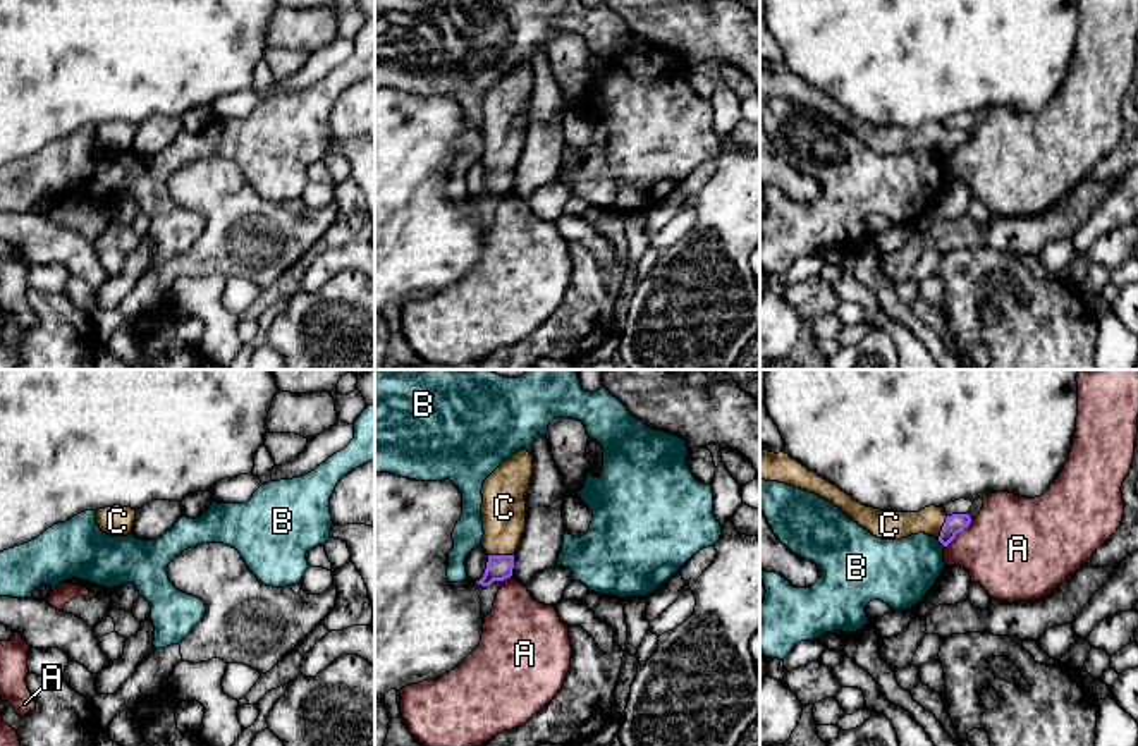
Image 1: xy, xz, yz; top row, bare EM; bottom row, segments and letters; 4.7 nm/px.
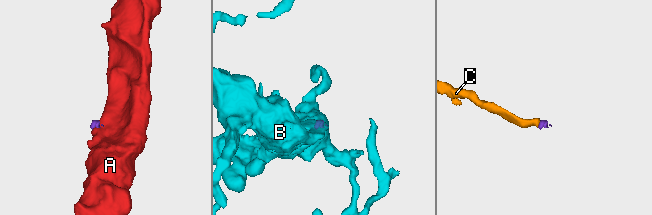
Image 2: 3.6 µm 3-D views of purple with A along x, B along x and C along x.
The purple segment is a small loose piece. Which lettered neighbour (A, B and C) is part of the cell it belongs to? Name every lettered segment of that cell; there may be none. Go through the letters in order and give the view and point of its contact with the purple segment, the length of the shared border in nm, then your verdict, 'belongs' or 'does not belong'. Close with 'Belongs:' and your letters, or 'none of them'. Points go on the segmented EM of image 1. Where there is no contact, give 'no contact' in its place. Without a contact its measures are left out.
A: yz (958, 531) | 180 nm | does not belong
B: yz (941, 542) | 50 nm | does not belong
C: xz (501, 556) | 120 nm | belongs
Belongs: C

